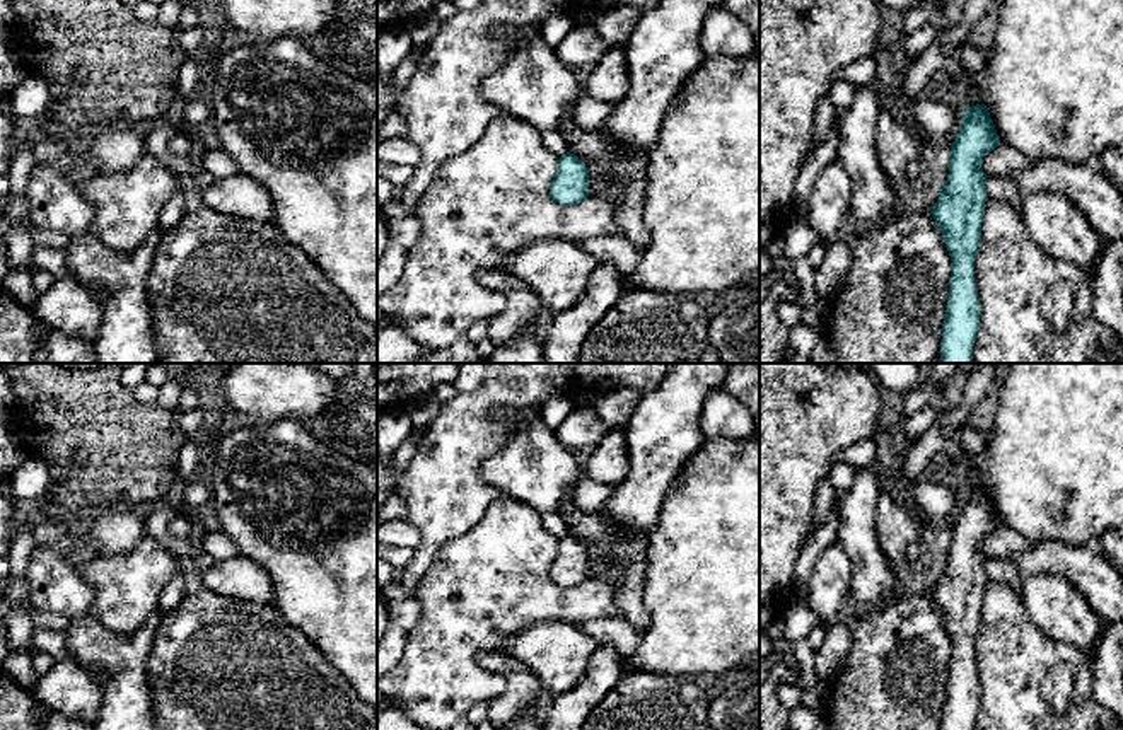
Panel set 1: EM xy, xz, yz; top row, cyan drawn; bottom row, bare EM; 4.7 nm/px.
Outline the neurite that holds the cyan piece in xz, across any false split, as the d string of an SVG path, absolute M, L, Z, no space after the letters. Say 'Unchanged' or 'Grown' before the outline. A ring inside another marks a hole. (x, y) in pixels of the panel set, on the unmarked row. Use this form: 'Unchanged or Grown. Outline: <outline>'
Unchanged. Outline: M573 536L560 539L556 554L550 565L550 576L560 587L577 587L589 578L589 553Z

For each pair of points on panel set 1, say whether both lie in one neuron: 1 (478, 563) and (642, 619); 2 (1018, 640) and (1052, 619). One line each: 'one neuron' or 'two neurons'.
1: two neurons
2: two neurons

